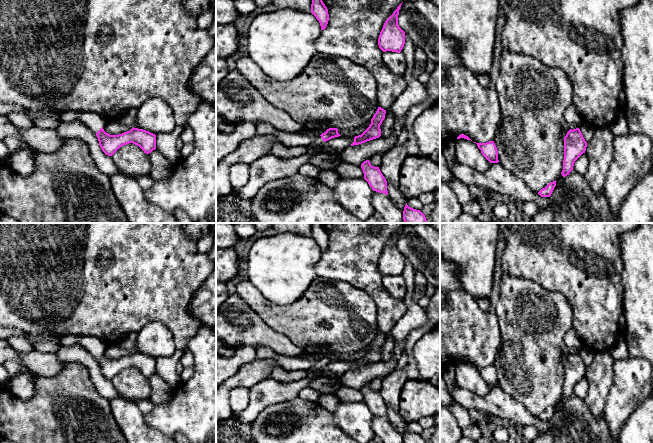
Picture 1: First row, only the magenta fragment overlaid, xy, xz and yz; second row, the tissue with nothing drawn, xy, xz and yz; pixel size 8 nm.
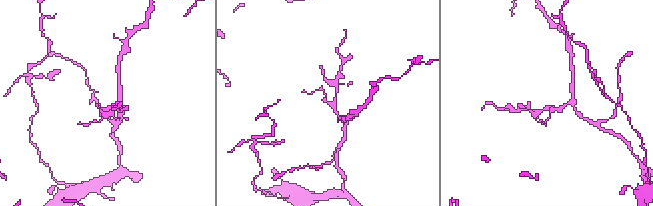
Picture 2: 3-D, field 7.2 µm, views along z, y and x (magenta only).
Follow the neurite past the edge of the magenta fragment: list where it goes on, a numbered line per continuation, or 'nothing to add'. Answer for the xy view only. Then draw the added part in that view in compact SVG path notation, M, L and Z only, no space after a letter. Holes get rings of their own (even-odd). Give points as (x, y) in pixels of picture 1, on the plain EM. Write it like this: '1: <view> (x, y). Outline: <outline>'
1: xy (93, 345). Outline: M67 334L60 337L61 346L68 347L73 344L80 344L95 358L103 350L101 340L94 336L90 336L90 335L75 336L75 335Z

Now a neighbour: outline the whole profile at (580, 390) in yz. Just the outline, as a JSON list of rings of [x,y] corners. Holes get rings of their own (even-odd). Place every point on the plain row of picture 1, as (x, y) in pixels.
[[[586,377],[580,379],[580,381],[575,385],[573,393],[581,399],[584,399],[588,394],[588,380]]]

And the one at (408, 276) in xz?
[[[405,258],[405,268],[400,277],[407,287],[407,299],[411,299],[415,288],[415,269],[407,258]]]

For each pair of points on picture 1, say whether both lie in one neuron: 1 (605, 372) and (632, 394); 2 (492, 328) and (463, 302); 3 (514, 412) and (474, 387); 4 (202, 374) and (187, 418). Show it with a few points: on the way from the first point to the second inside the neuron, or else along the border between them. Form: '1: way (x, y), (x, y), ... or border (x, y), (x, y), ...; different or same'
1: border (615, 360), (613, 364), (613, 379), (605, 401); different
2: way (485, 324), (470, 309); same
3: border (462, 388), (481, 396), (490, 390); different
4: way (202, 385), (202, 403), (198, 407); same

